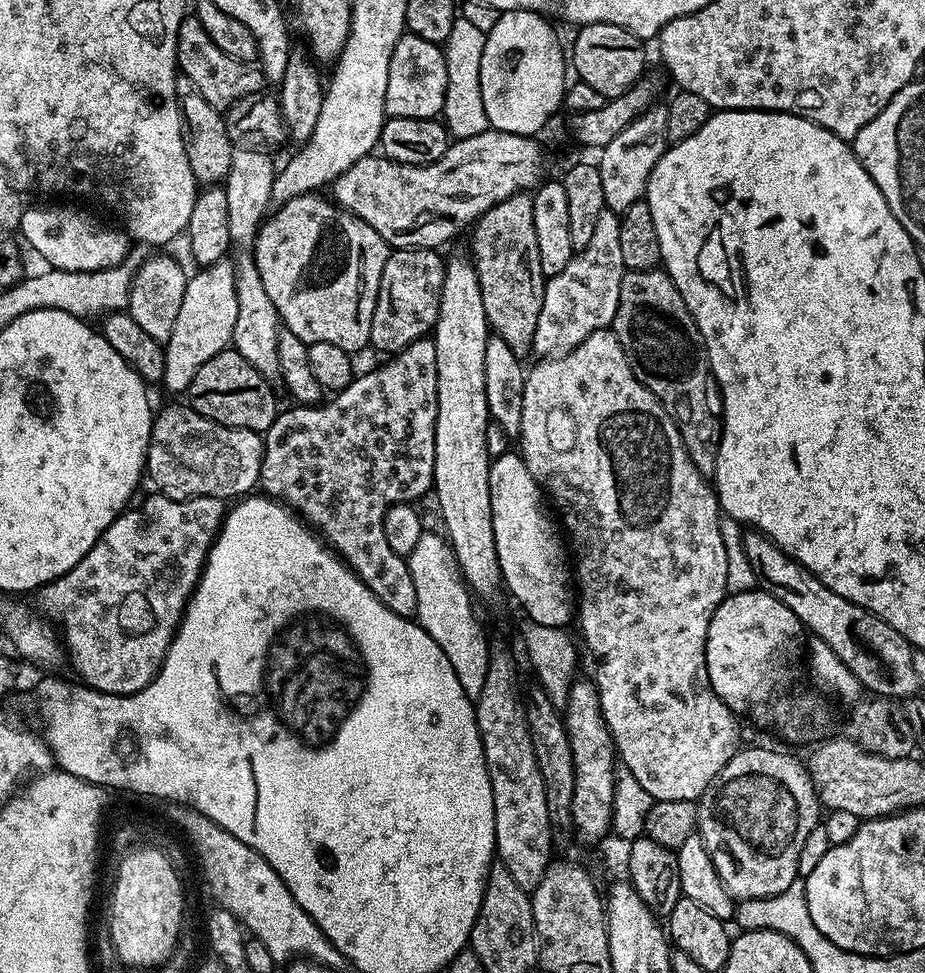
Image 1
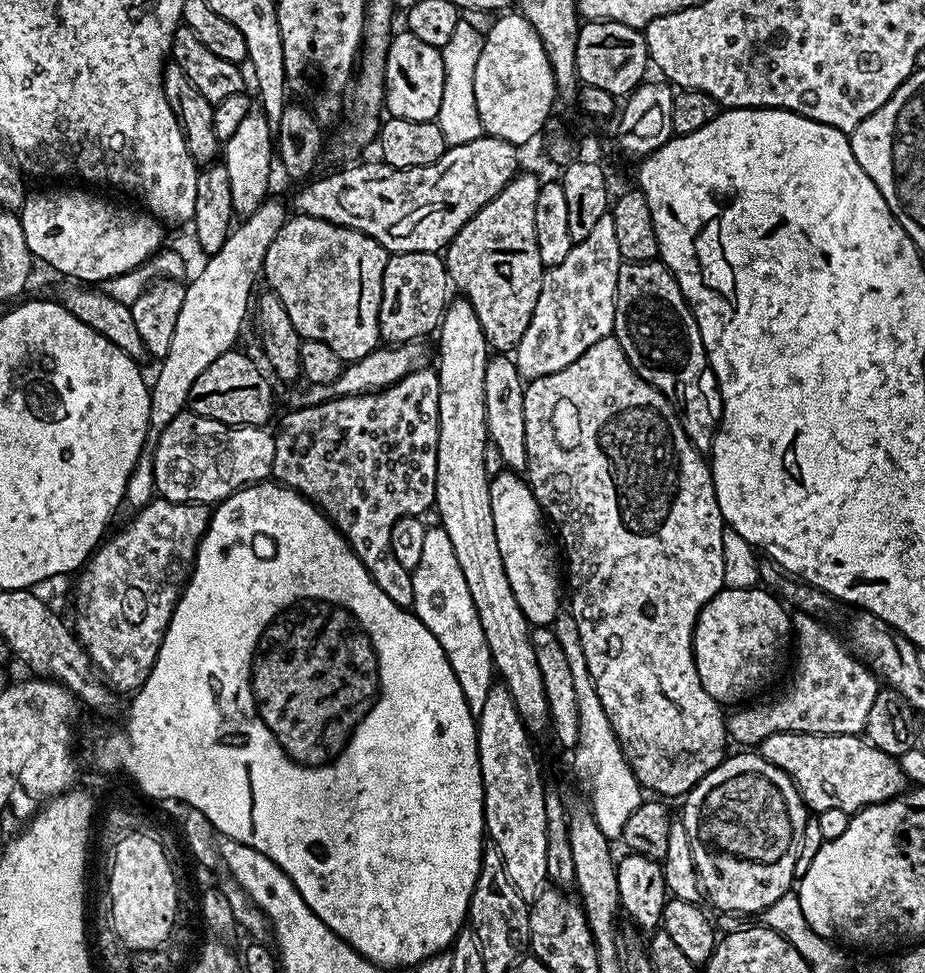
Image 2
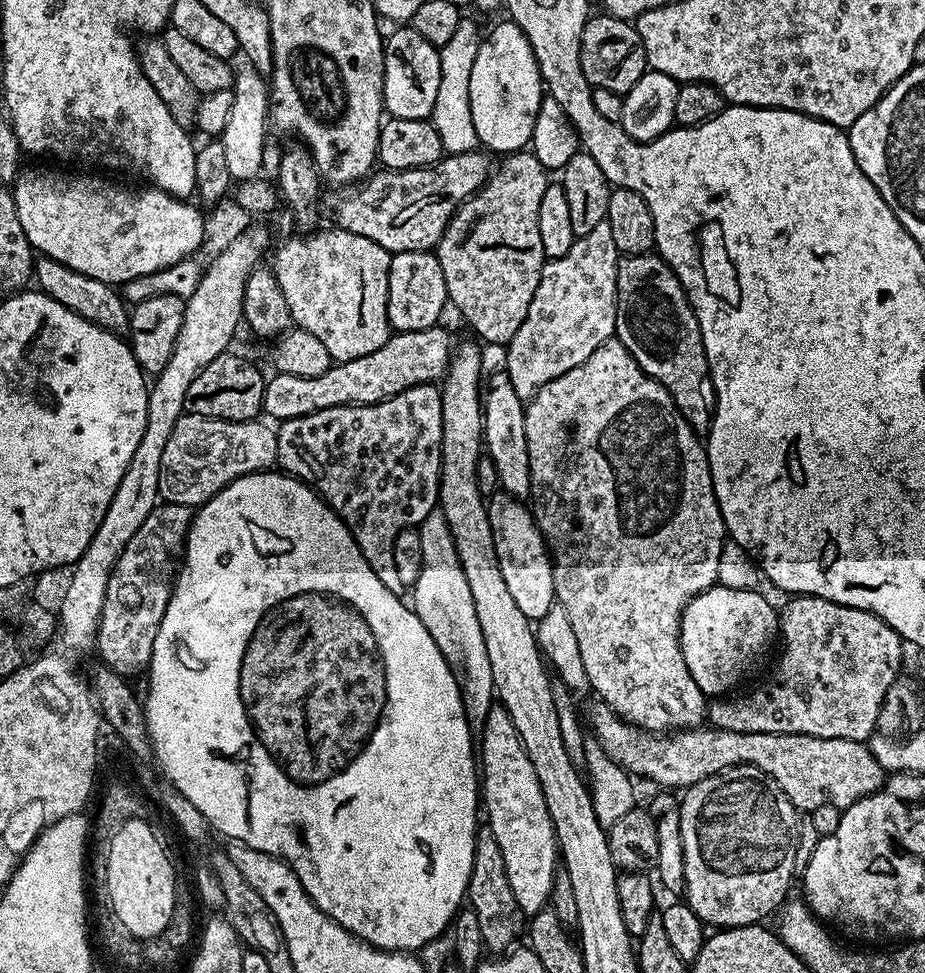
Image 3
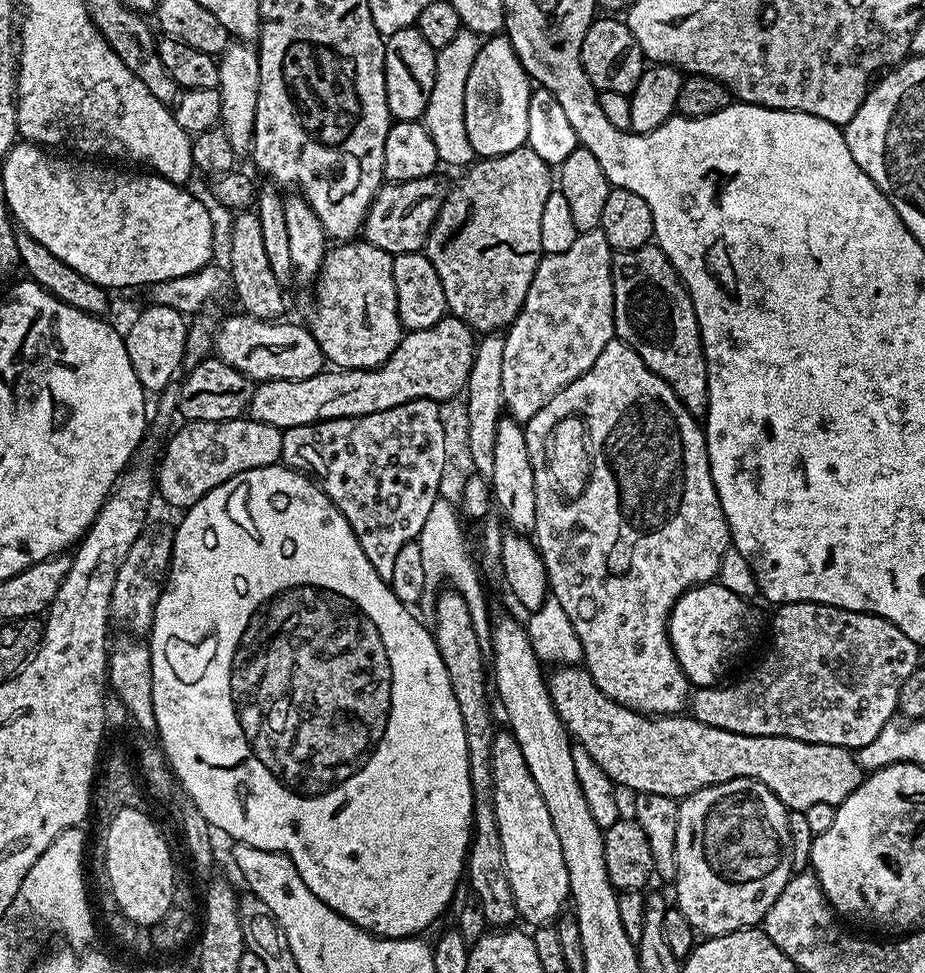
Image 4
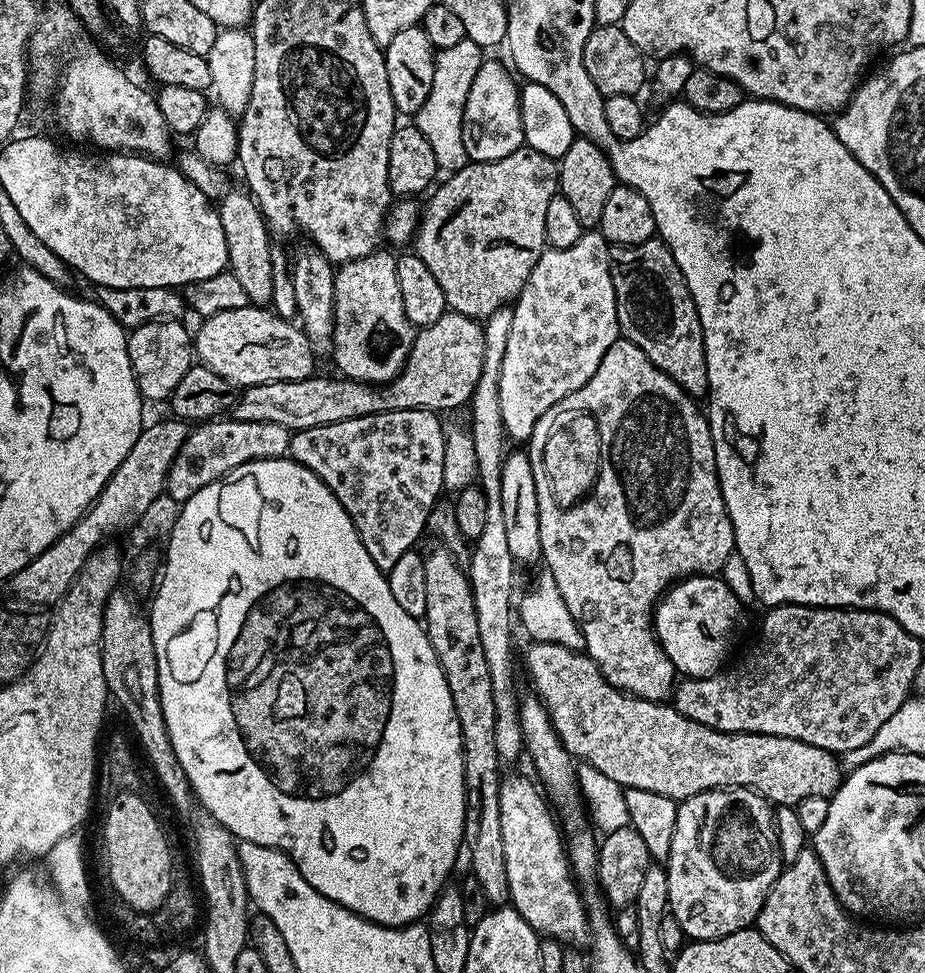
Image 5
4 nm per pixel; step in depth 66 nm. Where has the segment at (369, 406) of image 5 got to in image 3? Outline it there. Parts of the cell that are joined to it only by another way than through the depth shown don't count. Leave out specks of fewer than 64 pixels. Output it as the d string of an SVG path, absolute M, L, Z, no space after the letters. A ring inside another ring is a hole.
M444 326L398 332L389 335L386 343L378 346L374 354L362 354L362 358L333 363L326 374L318 374L318 378L302 378L285 372L269 375L264 386L262 412L265 417L269 416L269 421L279 422L302 418L332 406L377 404L386 398L394 398L394 394L402 394L402 390L410 390L410 386L443 381L453 351L454 340L448 337Z

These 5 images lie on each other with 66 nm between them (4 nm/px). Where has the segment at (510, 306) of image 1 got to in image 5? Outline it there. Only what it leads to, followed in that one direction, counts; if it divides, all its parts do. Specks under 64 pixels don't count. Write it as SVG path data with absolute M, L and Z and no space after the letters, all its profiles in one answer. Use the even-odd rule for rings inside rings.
M521 146L518 150L514 150L514 154L510 154L506 158L498 158L494 162L482 162L481 164L469 162L465 168L451 173L447 179L448 181L440 189L437 187L427 197L427 199L429 198L428 205L426 203L423 205L422 215L419 217L418 227L414 233L414 254L418 258L422 258L422 262L426 262L430 274L434 274L438 286L442 286L442 294L446 294L446 302L451 311L466 314L471 320L483 322L488 319L490 314L494 314L494 310L509 307L515 301L516 297L520 295L522 286L526 286L526 278L530 278L530 270L534 270L538 258L546 250L544 239L546 210L550 207L550 198L558 195L558 164L551 156L538 154L538 150Z

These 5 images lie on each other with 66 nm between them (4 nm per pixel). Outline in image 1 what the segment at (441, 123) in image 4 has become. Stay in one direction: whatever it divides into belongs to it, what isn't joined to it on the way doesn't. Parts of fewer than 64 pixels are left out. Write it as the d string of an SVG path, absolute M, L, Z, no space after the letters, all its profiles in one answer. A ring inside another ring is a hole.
M464 14L452 21L452 29L442 47L446 58L446 98L444 99L443 123L449 133L457 140L465 140L474 134L489 131L486 110L482 106L482 86L480 85L480 67L482 50L486 46L486 32Z

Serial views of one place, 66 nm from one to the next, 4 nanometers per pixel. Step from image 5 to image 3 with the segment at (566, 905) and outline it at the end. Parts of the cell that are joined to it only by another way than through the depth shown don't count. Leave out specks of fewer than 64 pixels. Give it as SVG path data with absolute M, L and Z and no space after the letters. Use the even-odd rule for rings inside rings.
M493 706L489 710L485 728L478 733L478 760L482 765L482 808L488 811L486 826L494 838L498 838L502 858L506 858L506 878L510 878L514 899L525 917L531 918L537 912L545 911L552 899L558 867L556 832L550 822L550 810L546 810L546 798L542 794L538 774L534 774L534 762L530 762L530 754L526 754L526 746L522 746L522 738L518 730L514 730L514 722L510 722L510 714L502 706Z

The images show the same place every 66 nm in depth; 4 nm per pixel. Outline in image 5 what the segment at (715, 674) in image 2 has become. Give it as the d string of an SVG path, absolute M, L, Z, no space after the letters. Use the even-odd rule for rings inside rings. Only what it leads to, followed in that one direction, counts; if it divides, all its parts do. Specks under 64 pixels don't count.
M716 574L688 576L664 593L654 609L654 631L681 677L699 678L721 671L724 655L732 644L736 619L740 616L740 604L741 597L724 587L723 579Z

